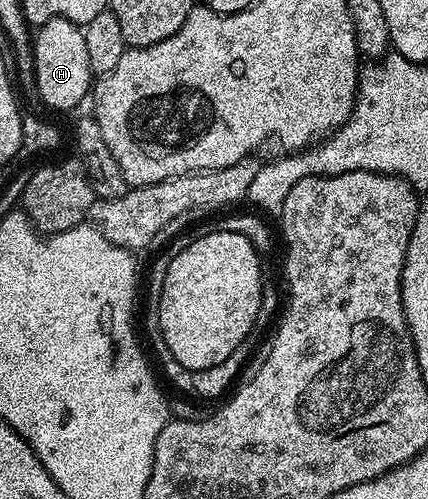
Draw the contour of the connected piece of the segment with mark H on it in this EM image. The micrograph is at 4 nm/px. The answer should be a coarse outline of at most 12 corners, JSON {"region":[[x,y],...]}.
{"region":[[52,18],[31,42],[37,94],[73,110],[91,94],[85,31]]}

